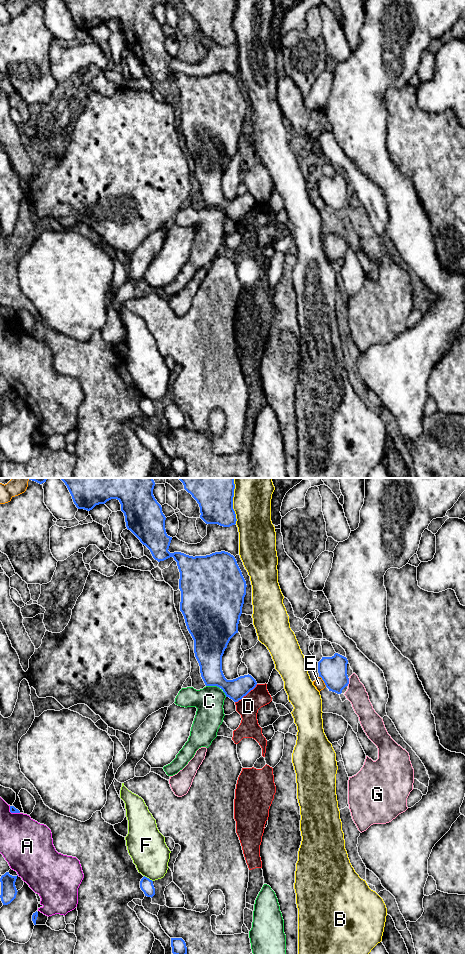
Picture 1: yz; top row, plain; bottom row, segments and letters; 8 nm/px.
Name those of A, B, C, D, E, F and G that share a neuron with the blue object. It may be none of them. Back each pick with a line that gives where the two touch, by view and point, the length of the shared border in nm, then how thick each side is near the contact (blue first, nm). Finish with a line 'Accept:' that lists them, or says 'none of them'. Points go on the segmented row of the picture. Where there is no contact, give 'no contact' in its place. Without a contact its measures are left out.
Accept: none of them

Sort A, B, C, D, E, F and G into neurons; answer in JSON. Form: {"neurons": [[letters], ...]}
{"neurons": [["A"], ["B"], ["C"], ["D"], ["E"], ["F"], ["G"]]}

